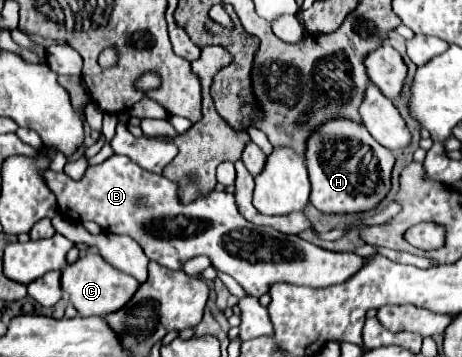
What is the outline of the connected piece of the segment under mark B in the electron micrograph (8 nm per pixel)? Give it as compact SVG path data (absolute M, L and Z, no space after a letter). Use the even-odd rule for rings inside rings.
M113 155L101 165L89 167L81 181L73 181L65 173L55 173L51 169L43 171L43 181L57 197L61 215L67 215L75 221L95 221L107 233L129 235L141 245L151 261L157 261L159 265L173 271L181 269L181 265L193 257L207 255L215 269L231 275L253 297L269 293L269 287L279 281L307 287L329 287L353 277L353 273L357 273L365 261L355 253L333 253L315 247L297 235L283 235L273 227L255 227L253 223L245 221L245 217L241 217L235 207L235 197L227 191L211 191L199 195L191 203L181 203L181 199L177 197L179 185L175 181L165 179L163 175L153 175L123 155Z

